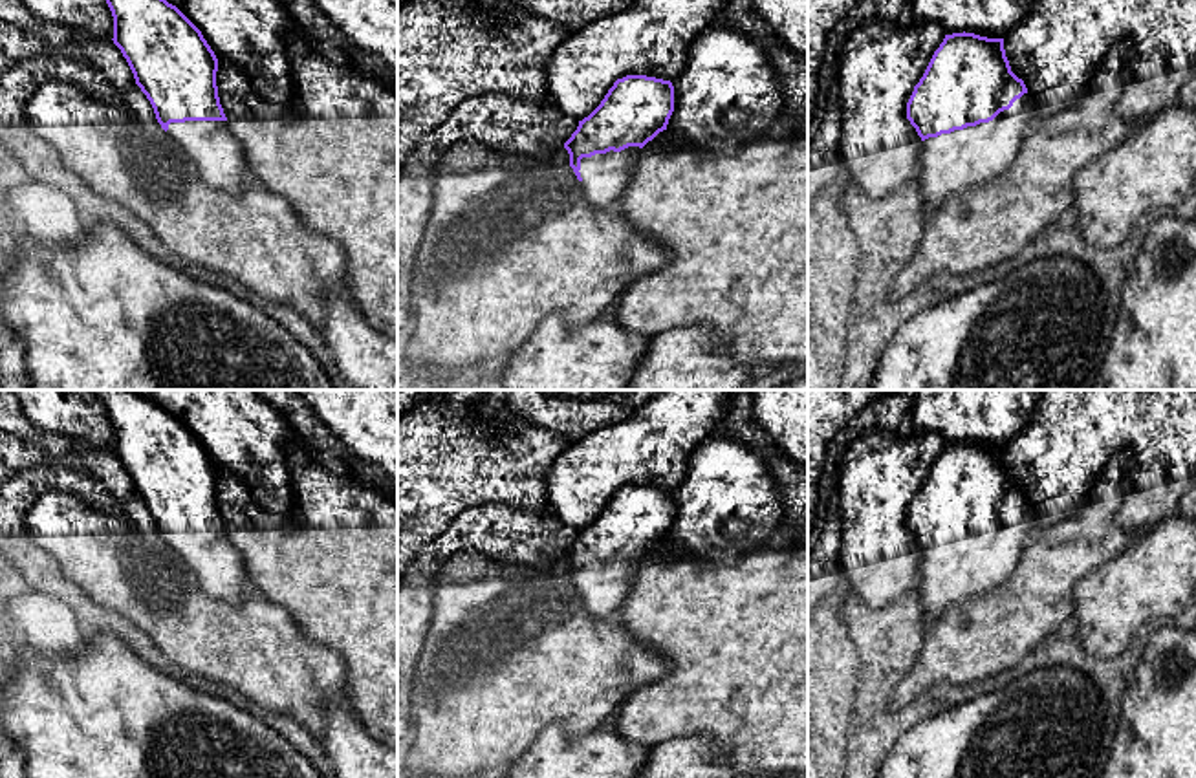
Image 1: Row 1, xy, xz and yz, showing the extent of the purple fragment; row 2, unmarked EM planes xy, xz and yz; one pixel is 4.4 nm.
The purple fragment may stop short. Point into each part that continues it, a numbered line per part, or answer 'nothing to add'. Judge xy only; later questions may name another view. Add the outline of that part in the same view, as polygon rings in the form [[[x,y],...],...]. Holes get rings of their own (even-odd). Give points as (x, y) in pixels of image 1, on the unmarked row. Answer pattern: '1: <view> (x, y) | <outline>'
1: xy (217, 564) | [[[225,531],[170,533],[167,542],[209,597],[238,604],[255,591],[242,555]]]

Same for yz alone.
1: yz (951, 573) | [[[1024,503],[989,533],[921,551],[916,588],[927,626],[951,606],[1004,584],[1037,531],[1035,513]]]

